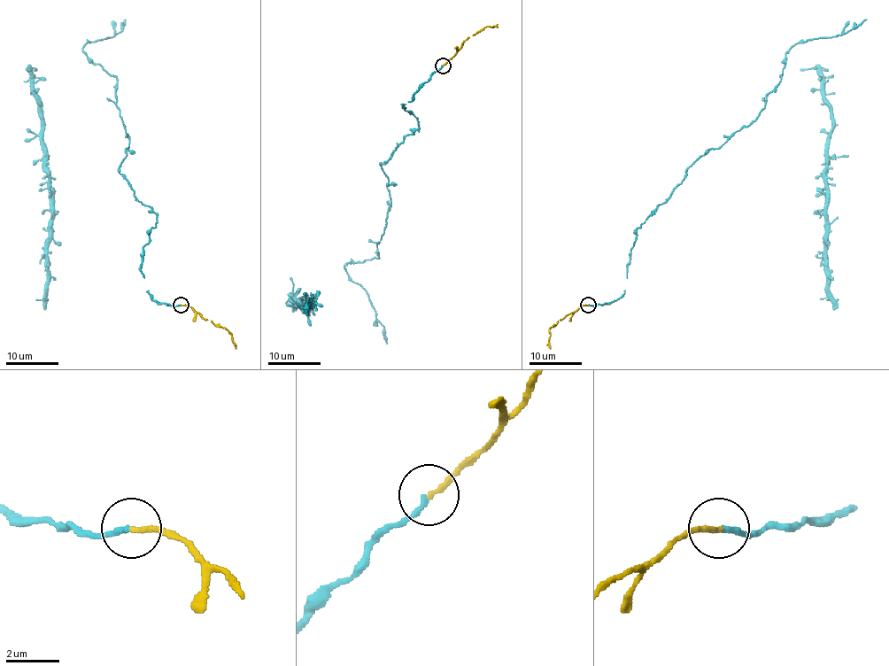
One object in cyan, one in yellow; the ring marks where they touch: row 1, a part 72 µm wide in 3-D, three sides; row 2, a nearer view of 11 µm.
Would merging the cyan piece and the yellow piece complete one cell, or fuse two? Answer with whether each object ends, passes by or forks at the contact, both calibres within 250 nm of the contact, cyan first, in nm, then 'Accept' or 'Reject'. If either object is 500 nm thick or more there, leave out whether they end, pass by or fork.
At the ring cyan ends. At the ring yellow ends. Thickness 220 nm (cyan) against 200 nm. Accept

